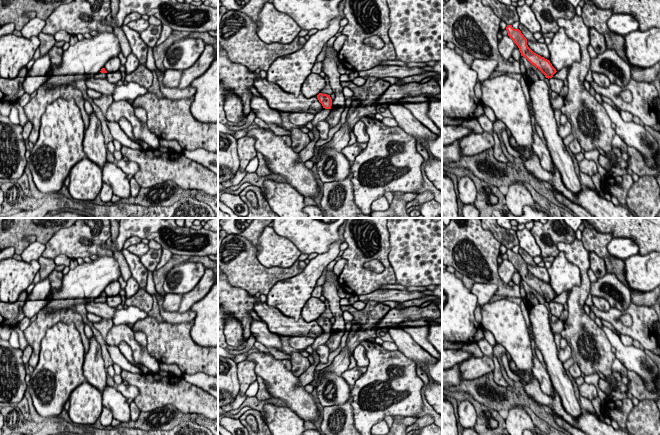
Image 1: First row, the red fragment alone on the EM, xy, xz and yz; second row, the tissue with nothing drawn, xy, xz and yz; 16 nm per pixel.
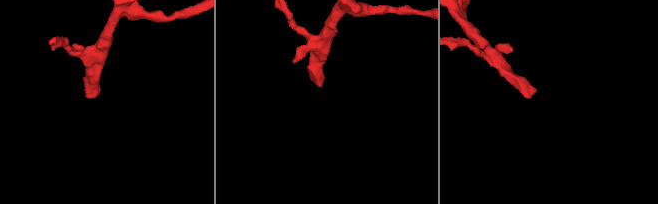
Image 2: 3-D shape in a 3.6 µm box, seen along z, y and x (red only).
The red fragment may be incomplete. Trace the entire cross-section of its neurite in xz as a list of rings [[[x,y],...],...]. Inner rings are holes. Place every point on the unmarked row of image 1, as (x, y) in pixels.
[[[319,317],[317,319],[319,326],[322,328],[323,333],[315,339],[314,343],[311,345],[313,349],[312,356],[314,358],[314,363],[299,377],[299,384],[306,386],[314,380],[314,373],[316,366],[319,364],[319,355],[316,352],[316,349],[325,344],[331,336],[332,323],[330,319]]]

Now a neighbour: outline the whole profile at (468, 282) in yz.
[[[455,271],[455,276],[457,277],[457,278],[459,278],[462,282],[463,282],[463,284],[467,287],[467,288],[469,288],[469,289],[471,289],[471,287],[474,285],[474,281],[471,279],[471,278],[469,278],[468,276],[465,276],[465,275],[463,275],[462,273],[460,273],[460,272],[458,272],[458,271]]]

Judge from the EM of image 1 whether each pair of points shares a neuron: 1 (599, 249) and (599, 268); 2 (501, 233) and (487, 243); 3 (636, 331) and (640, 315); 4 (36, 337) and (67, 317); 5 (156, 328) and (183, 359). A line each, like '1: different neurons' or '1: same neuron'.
1: different neurons
2: different neurons
3: same neuron
4: same neuron
5: same neuron

